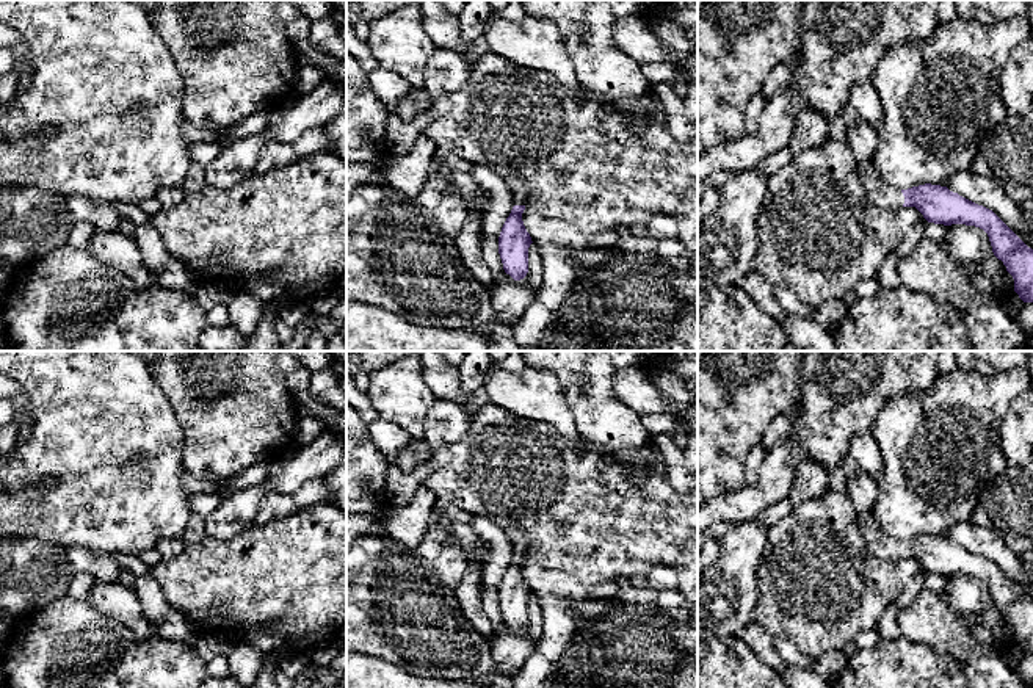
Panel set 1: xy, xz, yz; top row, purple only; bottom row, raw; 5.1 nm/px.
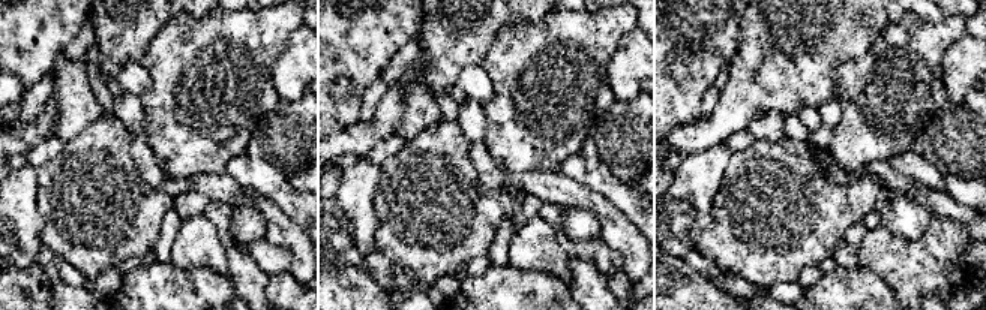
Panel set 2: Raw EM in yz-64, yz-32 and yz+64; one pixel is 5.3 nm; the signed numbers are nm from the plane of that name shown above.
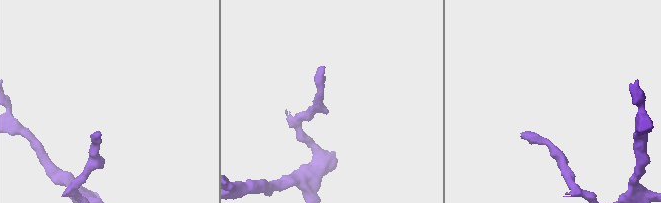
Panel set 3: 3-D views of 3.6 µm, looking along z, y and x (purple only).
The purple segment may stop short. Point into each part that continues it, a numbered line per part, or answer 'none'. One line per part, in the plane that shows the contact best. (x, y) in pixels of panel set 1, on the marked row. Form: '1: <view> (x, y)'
1: yz (881, 193)

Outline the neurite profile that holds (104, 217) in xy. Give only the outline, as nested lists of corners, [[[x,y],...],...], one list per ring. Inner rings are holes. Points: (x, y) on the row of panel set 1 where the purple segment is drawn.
[[[78,194],[67,196],[66,204],[75,221],[91,223],[100,232],[118,230],[121,216],[113,204]]]

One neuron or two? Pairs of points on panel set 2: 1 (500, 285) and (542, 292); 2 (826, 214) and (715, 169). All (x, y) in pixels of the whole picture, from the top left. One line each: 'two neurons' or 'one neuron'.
1: one neuron
2: two neurons

